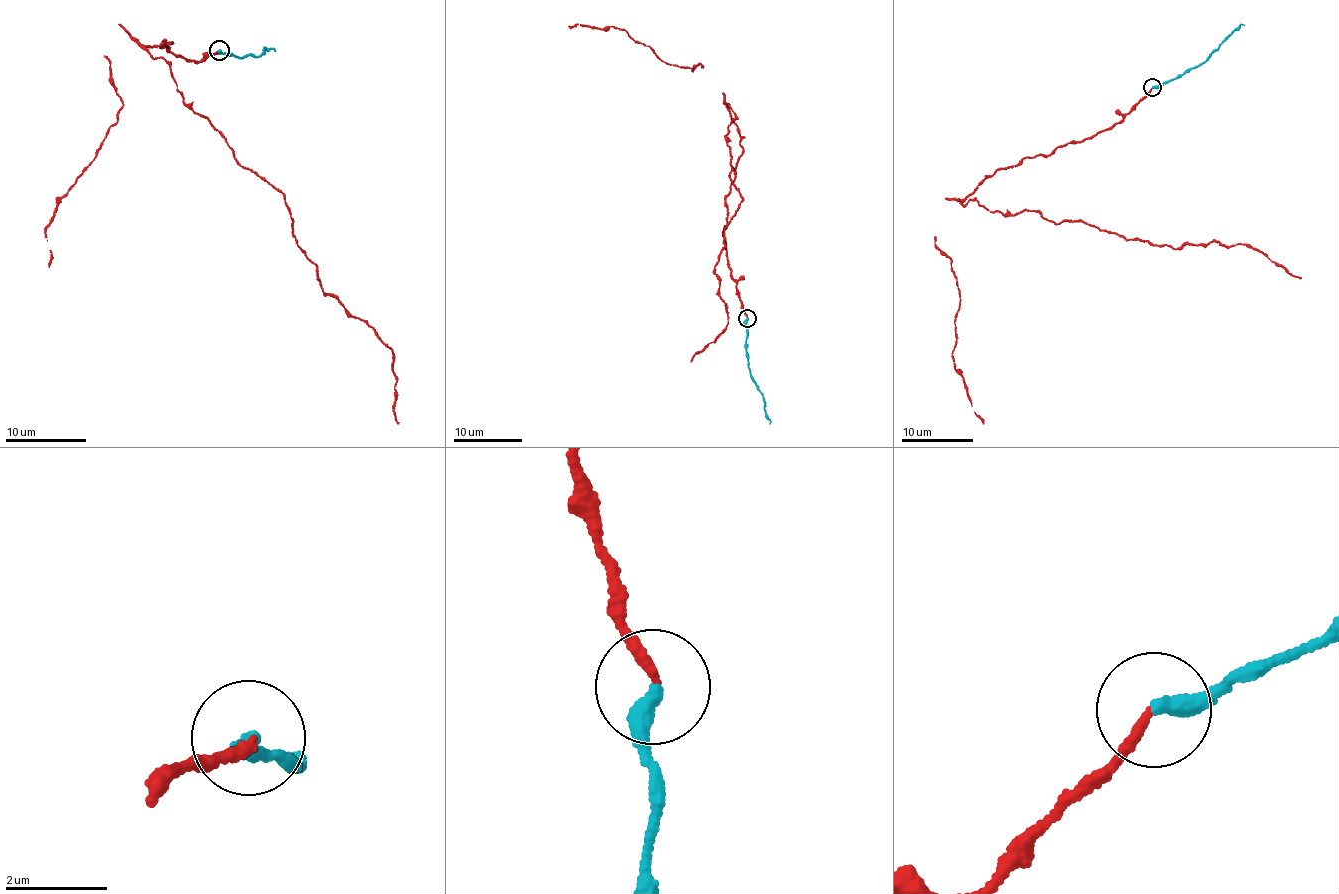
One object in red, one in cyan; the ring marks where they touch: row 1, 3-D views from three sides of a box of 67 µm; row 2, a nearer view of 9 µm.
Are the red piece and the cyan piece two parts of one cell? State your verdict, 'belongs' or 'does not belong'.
belongs

